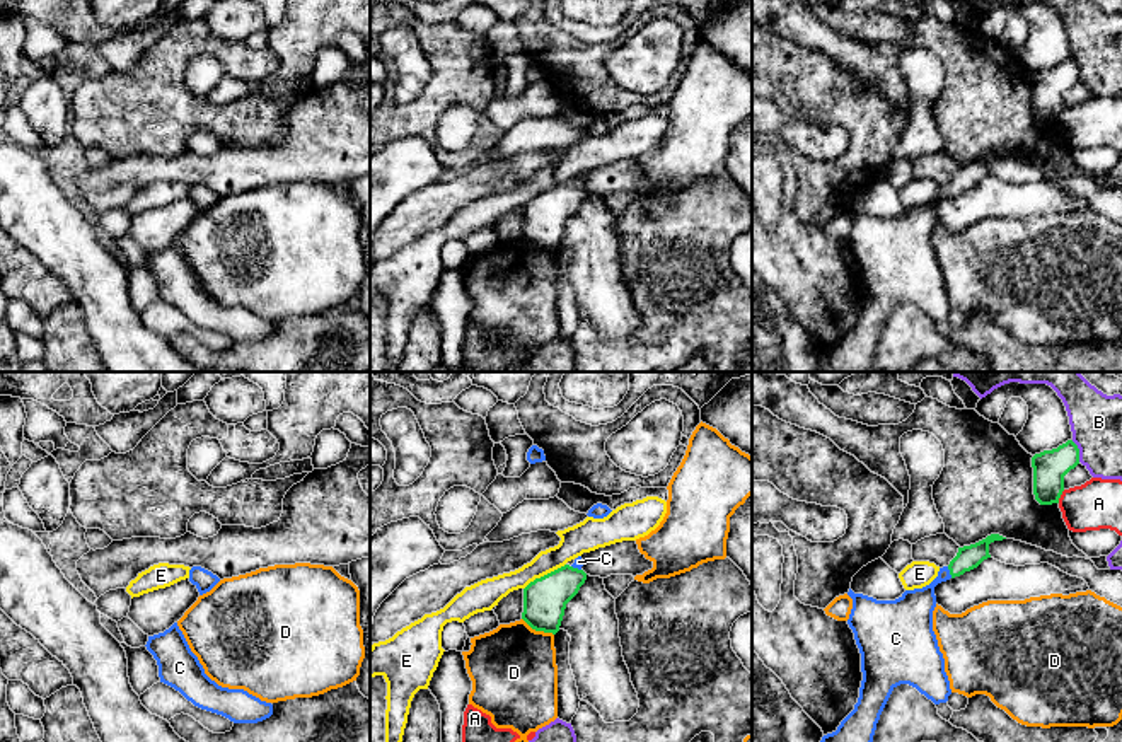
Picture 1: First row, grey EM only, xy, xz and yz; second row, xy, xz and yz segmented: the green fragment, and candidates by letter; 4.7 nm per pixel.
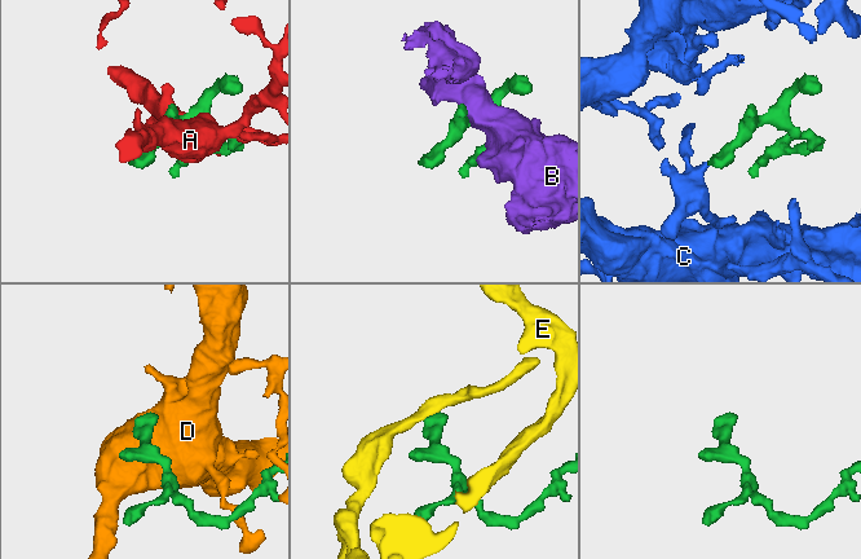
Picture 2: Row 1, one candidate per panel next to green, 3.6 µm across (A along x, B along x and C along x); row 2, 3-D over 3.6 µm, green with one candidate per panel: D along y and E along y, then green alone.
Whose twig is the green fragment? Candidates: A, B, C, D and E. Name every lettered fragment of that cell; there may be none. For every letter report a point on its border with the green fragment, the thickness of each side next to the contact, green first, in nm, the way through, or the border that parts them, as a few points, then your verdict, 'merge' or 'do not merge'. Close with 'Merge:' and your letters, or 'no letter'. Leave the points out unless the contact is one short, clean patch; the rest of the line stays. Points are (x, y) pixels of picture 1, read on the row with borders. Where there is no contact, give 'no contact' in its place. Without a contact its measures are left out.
A: meets green in yz at (1059, 497); 160 nm thick on the green side, 240 nm on the other; do not merge
B: meets green in yz at (1078, 451); 160 nm thick on the green side, 240 nm on the other; do not merge
C: meets green in yz at (950, 572); 120 nm thick on the green side, 180 nm on the other; runs through yz (967, 558), (950, 572), (931, 585), (914, 609); merge
D: meets green in xz at (537, 630); 200 nm thick on the green side, 400 nm on the other; do not merge
E: meets green in xz at (544, 575); 200 nm thick on the green side, 140 nm on the other; border along xz (565, 563), (536, 577), (524, 589); do not merge
Merge: C

